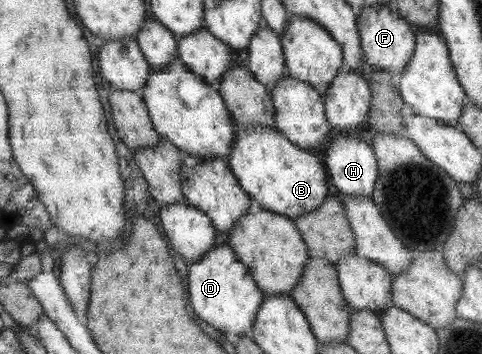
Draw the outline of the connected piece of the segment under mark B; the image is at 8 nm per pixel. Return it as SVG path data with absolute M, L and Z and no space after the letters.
M233 122L234 144L230 148L228 167L237 179L240 186L254 204L254 207L270 210L270 212L282 214L294 220L302 213L312 212L322 204L322 200L328 195L328 185L326 185L326 175L318 159L302 148L290 142L275 126L246 126L240 128Z

